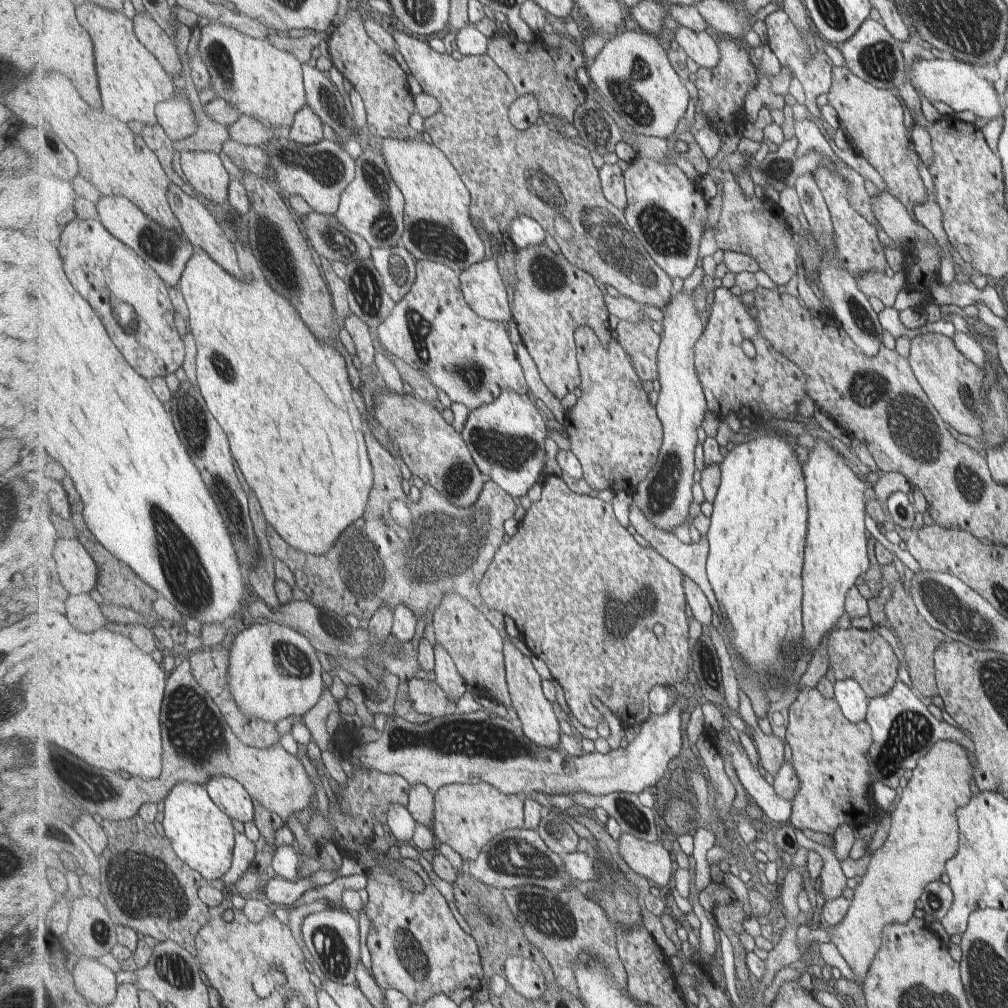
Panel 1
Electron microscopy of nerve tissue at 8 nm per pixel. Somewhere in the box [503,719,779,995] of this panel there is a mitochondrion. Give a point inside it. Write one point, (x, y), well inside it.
(547, 916)

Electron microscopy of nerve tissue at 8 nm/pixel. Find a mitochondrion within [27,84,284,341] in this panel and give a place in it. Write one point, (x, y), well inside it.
(151, 243)

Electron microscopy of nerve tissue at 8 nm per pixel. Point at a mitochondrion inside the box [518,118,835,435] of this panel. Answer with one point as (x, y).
(608, 240)

